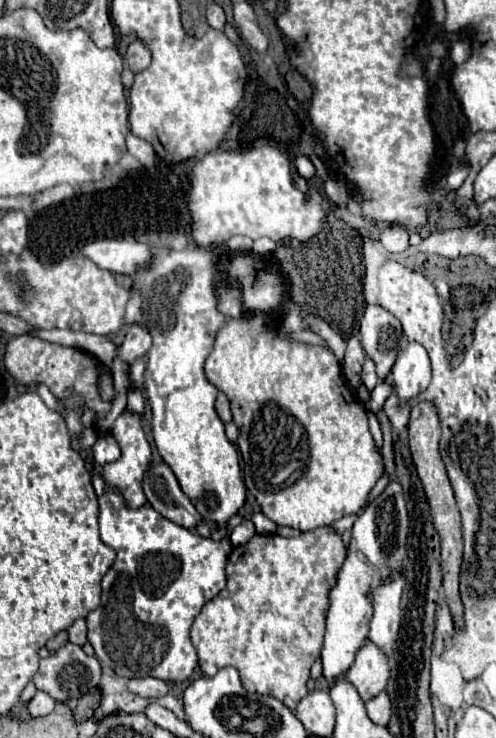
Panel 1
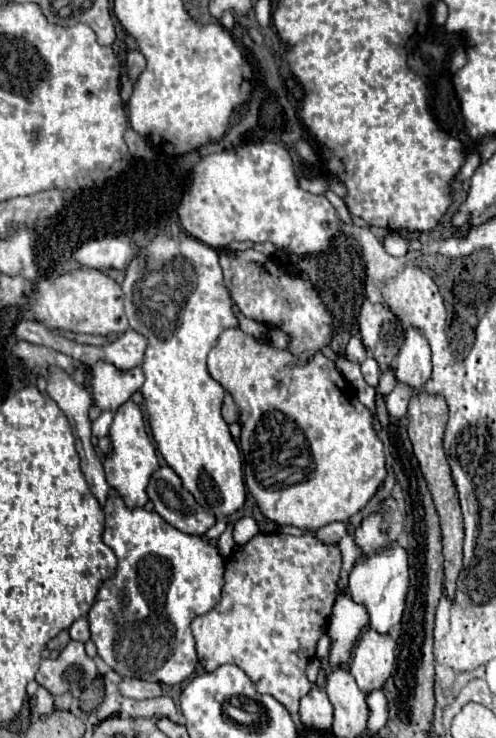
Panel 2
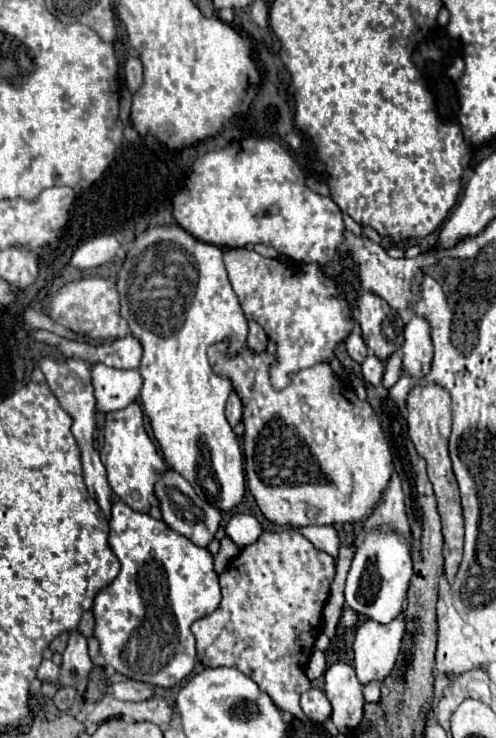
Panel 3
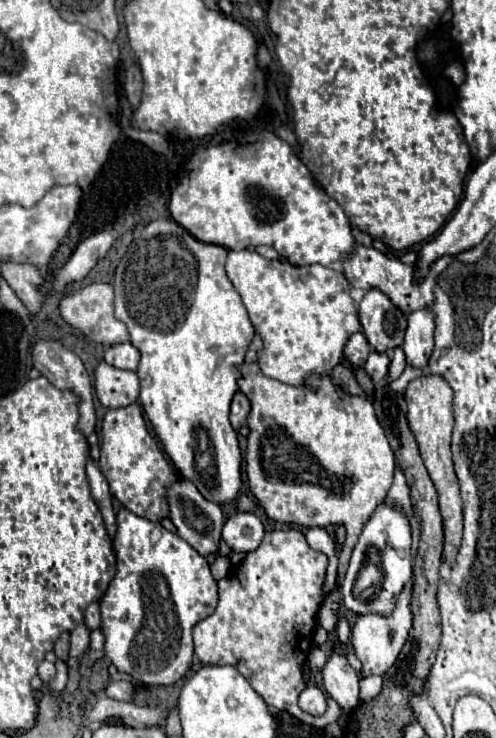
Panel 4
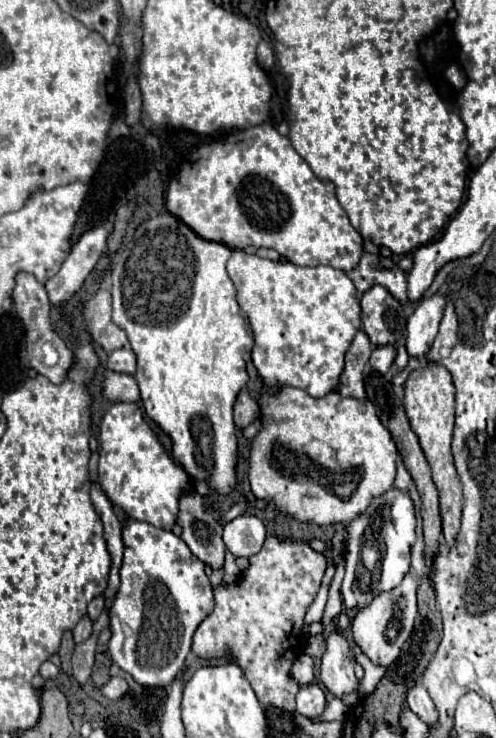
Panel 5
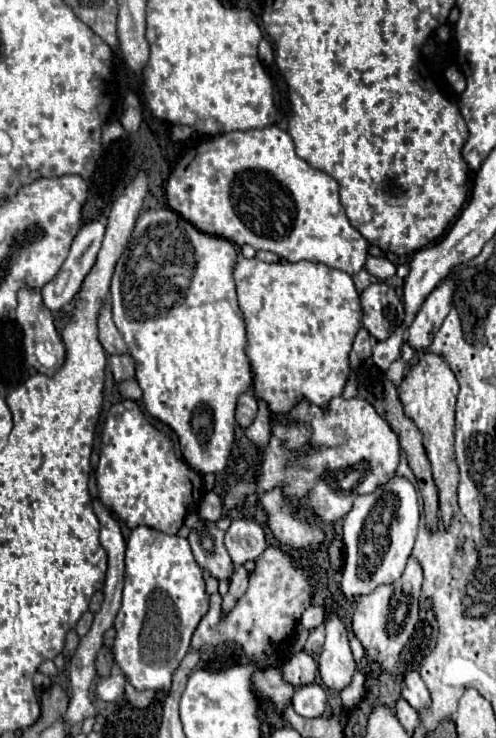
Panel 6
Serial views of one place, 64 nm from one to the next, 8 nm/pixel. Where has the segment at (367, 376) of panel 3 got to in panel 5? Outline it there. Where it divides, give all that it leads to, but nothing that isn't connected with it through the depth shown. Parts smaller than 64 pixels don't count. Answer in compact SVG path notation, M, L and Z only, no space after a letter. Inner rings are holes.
M386 344L386 346L376 346L376 348L372 350L370 364L372 364L372 368L374 368L376 372L386 374L386 372L388 372L388 368L392 366L394 358L396 358L396 348L394 348L392 344Z

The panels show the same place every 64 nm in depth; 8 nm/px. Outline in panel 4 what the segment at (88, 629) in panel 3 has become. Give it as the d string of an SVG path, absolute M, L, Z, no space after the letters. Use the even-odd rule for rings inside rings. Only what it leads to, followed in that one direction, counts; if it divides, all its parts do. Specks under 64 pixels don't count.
M92 602L88 608L86 608L86 614L84 614L84 622L90 630L96 630L100 626L100 602Z

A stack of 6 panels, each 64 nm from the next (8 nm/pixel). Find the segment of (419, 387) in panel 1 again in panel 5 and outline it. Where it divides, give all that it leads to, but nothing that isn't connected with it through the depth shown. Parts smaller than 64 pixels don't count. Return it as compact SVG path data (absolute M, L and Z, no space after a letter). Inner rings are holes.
M436 292L432 296L422 298L422 302L416 306L414 314L408 320L406 348L410 356L424 358L426 352L430 350L438 334L440 316L444 314L444 304L446 304L446 296Z

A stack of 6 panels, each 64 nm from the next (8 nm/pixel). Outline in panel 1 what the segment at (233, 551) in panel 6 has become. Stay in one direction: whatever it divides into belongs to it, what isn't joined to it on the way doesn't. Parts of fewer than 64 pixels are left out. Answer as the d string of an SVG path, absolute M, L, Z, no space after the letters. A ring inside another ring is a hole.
M242 520L242 522L234 528L234 532L232 532L232 536L230 536L230 542L232 542L232 546L246 544L254 534L256 534L256 530L254 530L252 520Z

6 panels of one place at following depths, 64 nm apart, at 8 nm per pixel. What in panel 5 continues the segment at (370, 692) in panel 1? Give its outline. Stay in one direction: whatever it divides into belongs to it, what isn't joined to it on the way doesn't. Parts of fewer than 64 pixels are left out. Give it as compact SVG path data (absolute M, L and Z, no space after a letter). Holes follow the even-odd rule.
M408 572L408 576L390 592L380 592L380 596L376 596L376 600L372 600L372 604L366 604L364 608L358 610L358 614L352 620L352 634L354 634L354 642L362 648L362 652L380 666L390 666L404 642L408 640L416 616L418 616L418 608L416 608L416 590L418 590L420 582L418 578Z

